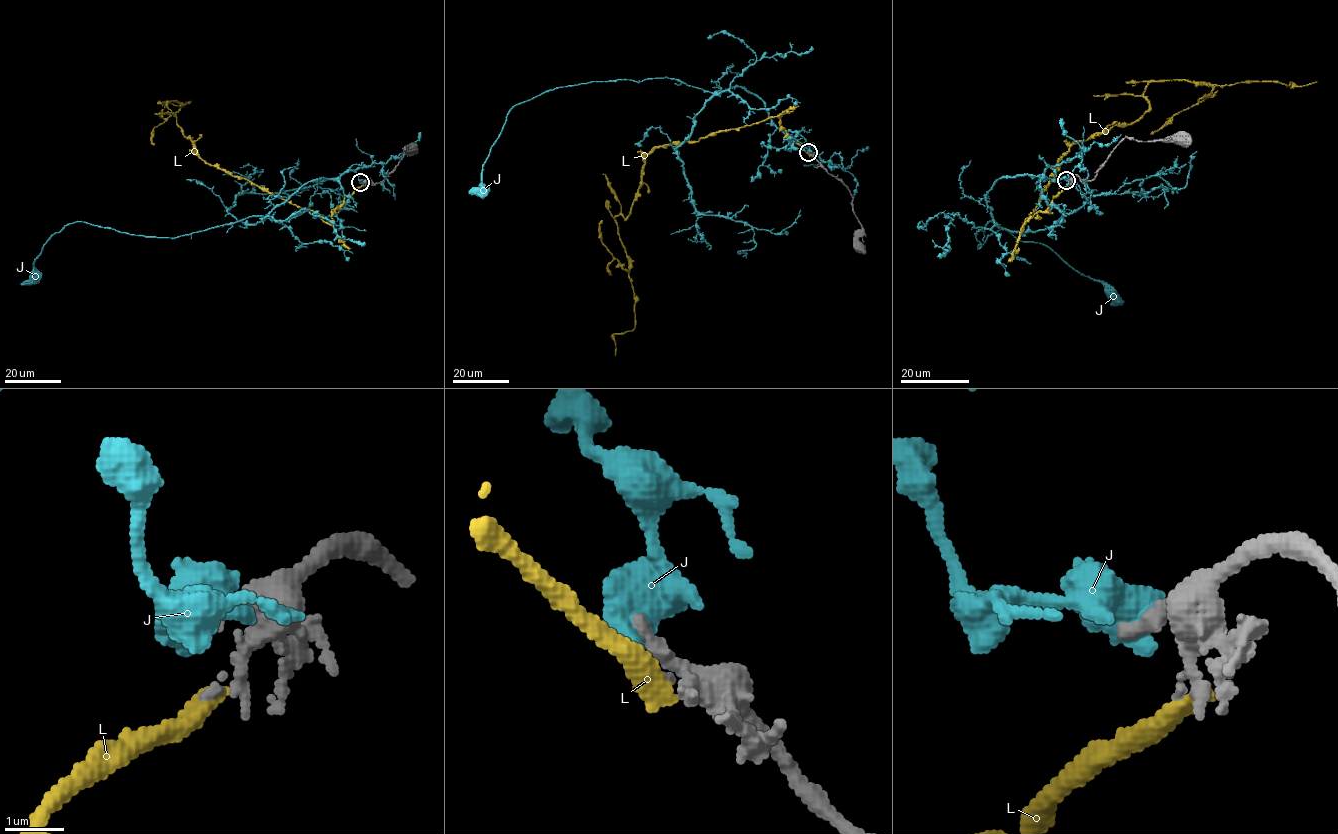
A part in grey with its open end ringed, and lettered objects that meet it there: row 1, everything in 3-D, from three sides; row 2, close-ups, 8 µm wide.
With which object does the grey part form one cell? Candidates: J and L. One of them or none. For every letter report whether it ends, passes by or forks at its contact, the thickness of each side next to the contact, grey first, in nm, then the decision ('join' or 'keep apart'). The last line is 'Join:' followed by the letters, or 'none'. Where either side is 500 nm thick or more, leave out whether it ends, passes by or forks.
J: 300/800 nm | keep apart
L: it ends | 120/380 nm | keep apart
Join: none

